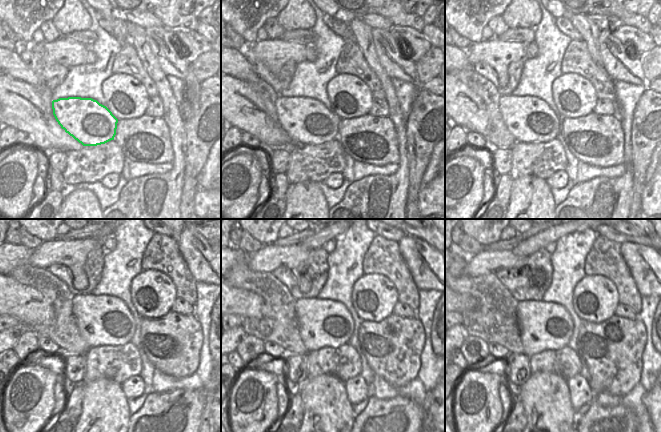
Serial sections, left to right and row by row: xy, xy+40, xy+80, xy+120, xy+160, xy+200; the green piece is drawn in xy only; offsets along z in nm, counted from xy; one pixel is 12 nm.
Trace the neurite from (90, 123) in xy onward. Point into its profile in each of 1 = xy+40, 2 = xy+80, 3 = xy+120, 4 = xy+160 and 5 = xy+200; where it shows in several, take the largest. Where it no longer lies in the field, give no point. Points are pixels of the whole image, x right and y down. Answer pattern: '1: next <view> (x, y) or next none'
1: next xy+40 (308, 121)
2: next xy+80 (529, 119)
3: next xy+120 (70, 336)
4: next xy+160 (295, 338)
5: next xy+200 (518, 338)

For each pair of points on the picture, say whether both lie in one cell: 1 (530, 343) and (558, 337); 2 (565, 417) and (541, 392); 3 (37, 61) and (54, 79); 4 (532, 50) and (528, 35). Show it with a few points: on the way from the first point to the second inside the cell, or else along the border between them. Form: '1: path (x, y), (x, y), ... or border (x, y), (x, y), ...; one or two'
1: border (526, 320), (537, 342), (533, 350), (536, 353); two
2: path (559, 411), (546, 398); one
3: path (40, 65), (50, 75); one
4: border (533, 41), (528, 45); two

